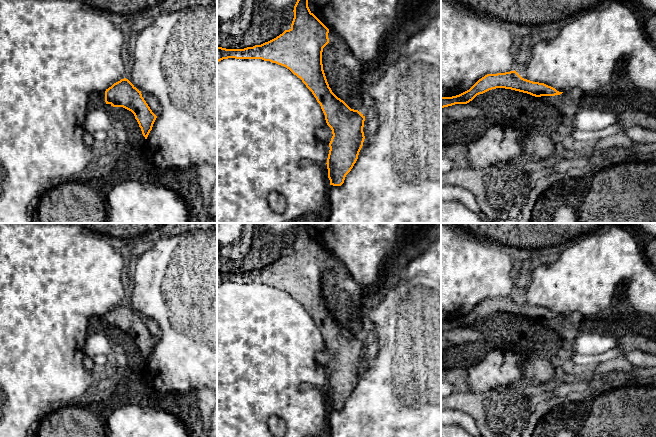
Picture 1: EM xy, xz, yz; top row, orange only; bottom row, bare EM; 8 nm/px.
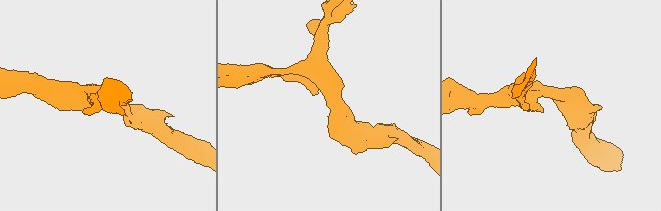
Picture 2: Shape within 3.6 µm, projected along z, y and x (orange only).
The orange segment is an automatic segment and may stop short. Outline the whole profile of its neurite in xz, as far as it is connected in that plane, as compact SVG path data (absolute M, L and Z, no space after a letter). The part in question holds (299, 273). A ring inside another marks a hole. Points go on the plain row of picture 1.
M298 223L293 236L291 252L268 266L244 273L226 273L217 270L217 286L228 282L262 283L284 290L300 302L312 316L325 339L327 348L318 352L316 359L329 367L330 374L326 388L330 409L341 410L356 387L363 370L365 340L358 334L351 333L329 311L322 288L323 272L329 267L329 253L310 235L308 223Z

